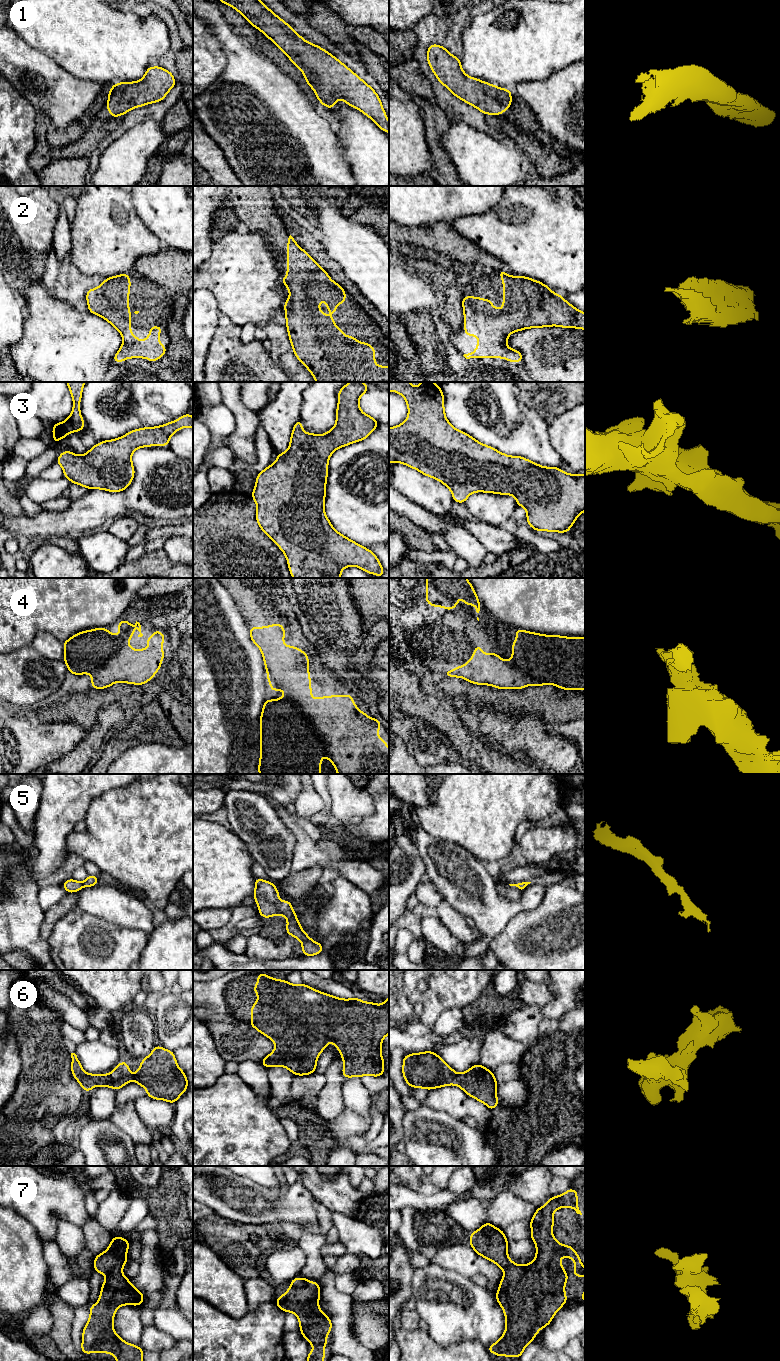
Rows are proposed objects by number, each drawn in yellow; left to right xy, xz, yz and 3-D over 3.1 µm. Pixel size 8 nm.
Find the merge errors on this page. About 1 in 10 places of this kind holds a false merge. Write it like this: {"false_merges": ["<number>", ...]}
{"false_merges": []}

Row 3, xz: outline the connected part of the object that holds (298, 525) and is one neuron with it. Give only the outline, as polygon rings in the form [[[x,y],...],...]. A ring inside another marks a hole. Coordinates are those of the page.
[[[350,382],[338,391],[336,425],[325,434],[305,433],[301,419],[298,419],[292,430],[288,450],[285,453],[277,453],[275,463],[269,465],[256,477],[255,488],[250,494],[257,504],[256,521],[261,530],[274,541],[286,556],[293,578],[341,578],[341,570],[349,566],[356,566],[368,574],[378,575],[379,578],[384,575],[384,569],[376,555],[371,550],[337,532],[324,511],[330,456],[338,448],[366,439],[379,425],[376,419],[363,413],[359,406],[360,397],[368,389],[368,384]]]

